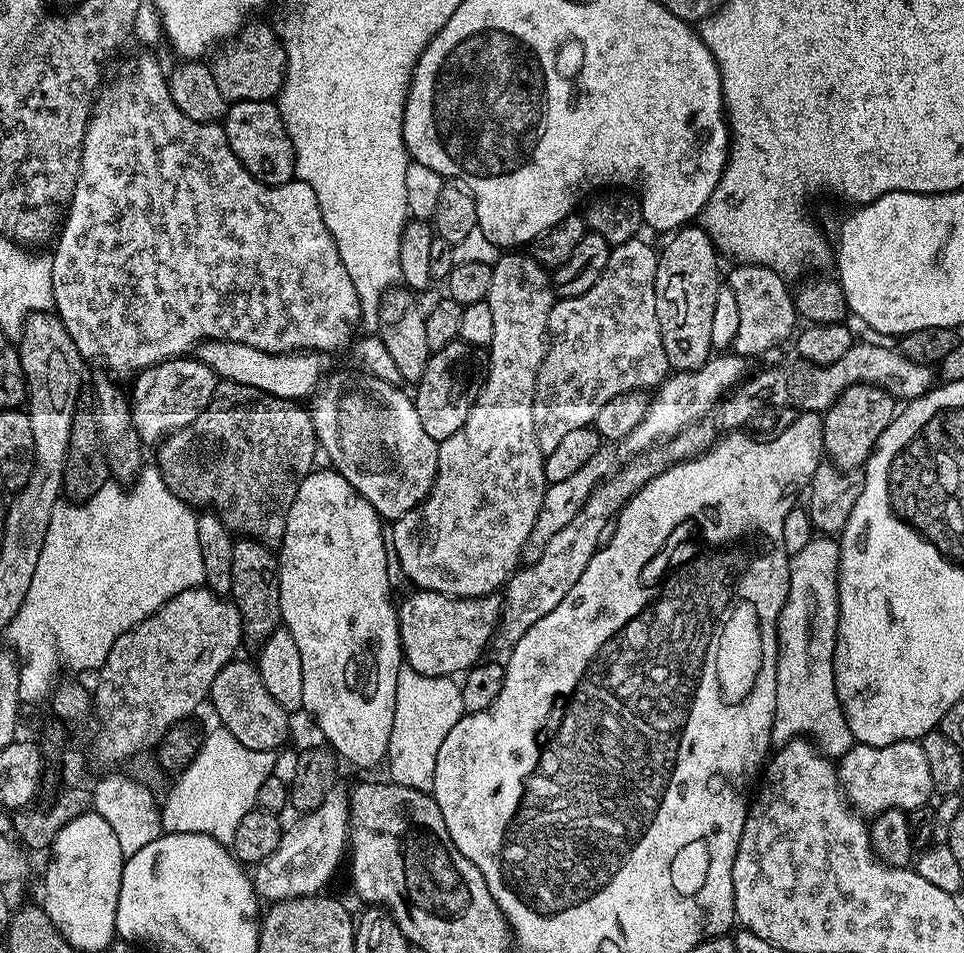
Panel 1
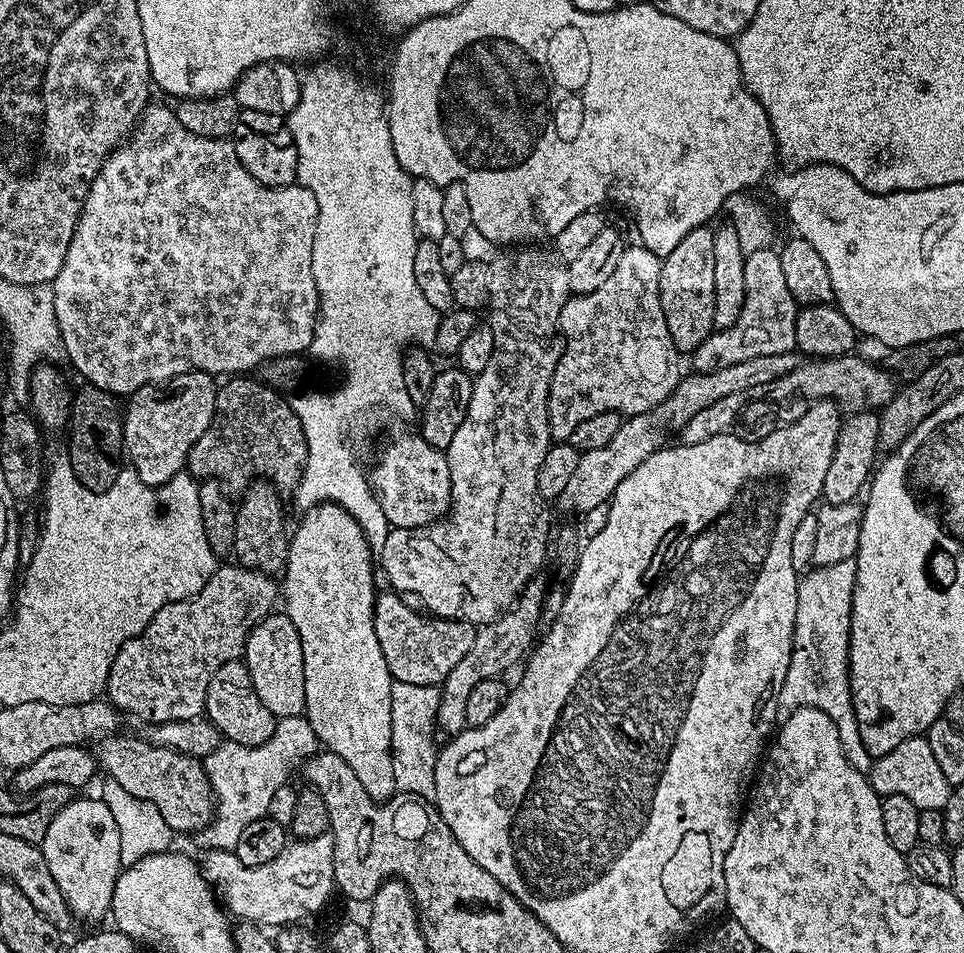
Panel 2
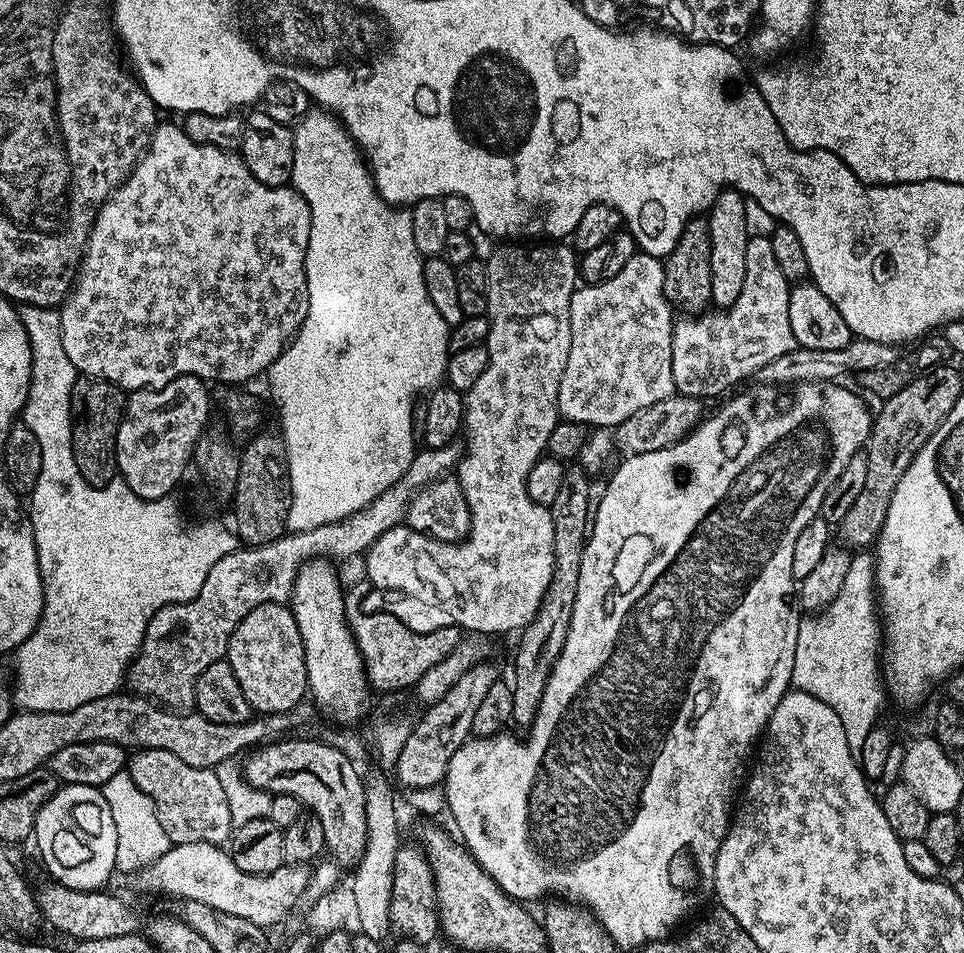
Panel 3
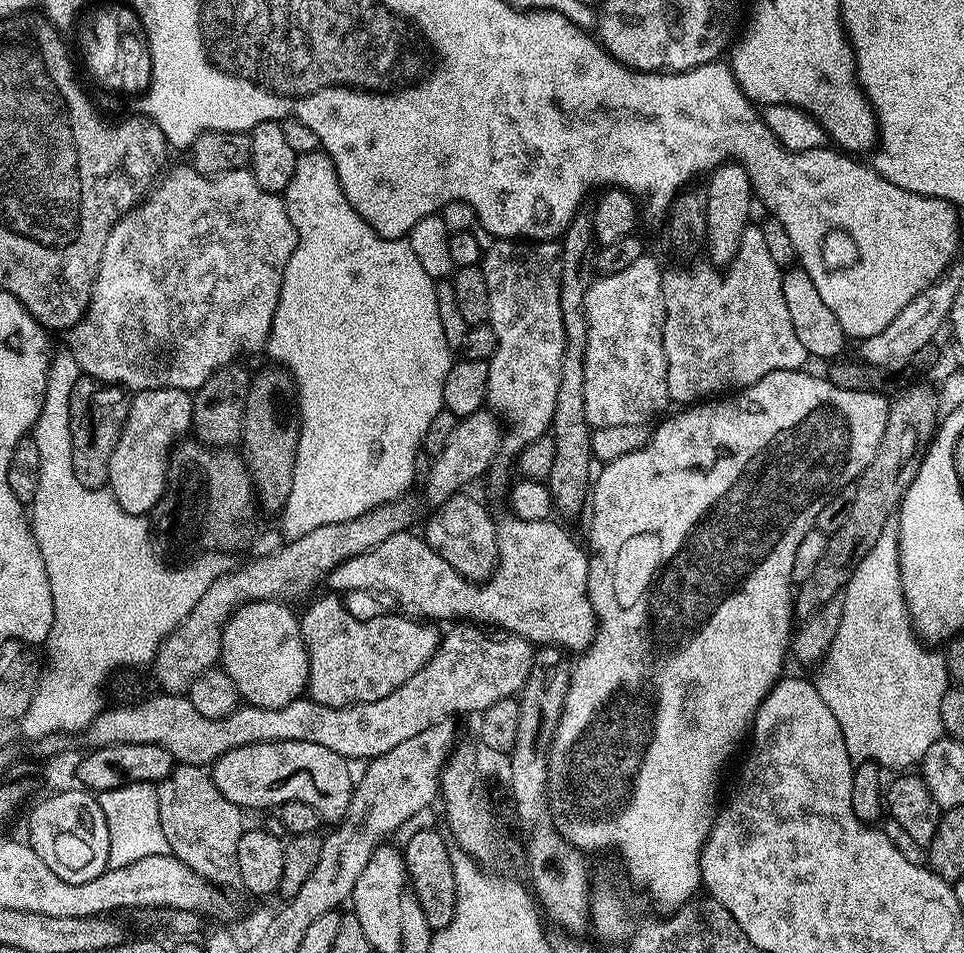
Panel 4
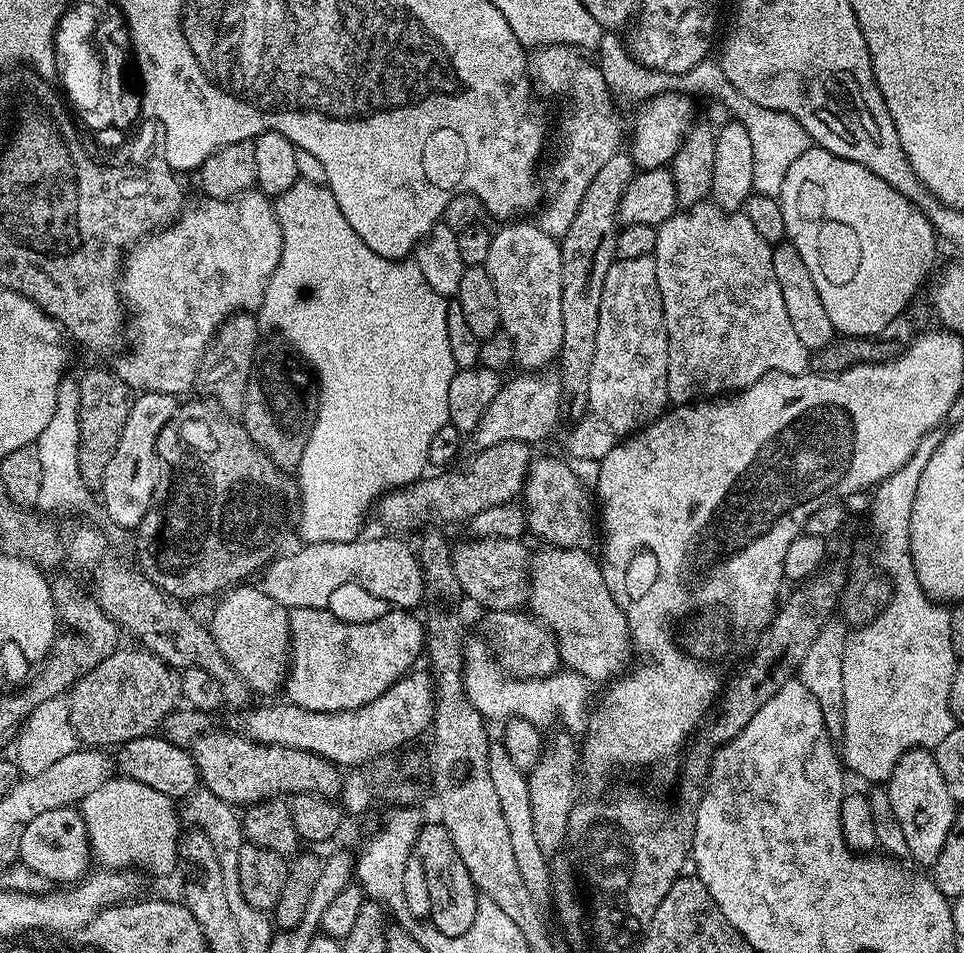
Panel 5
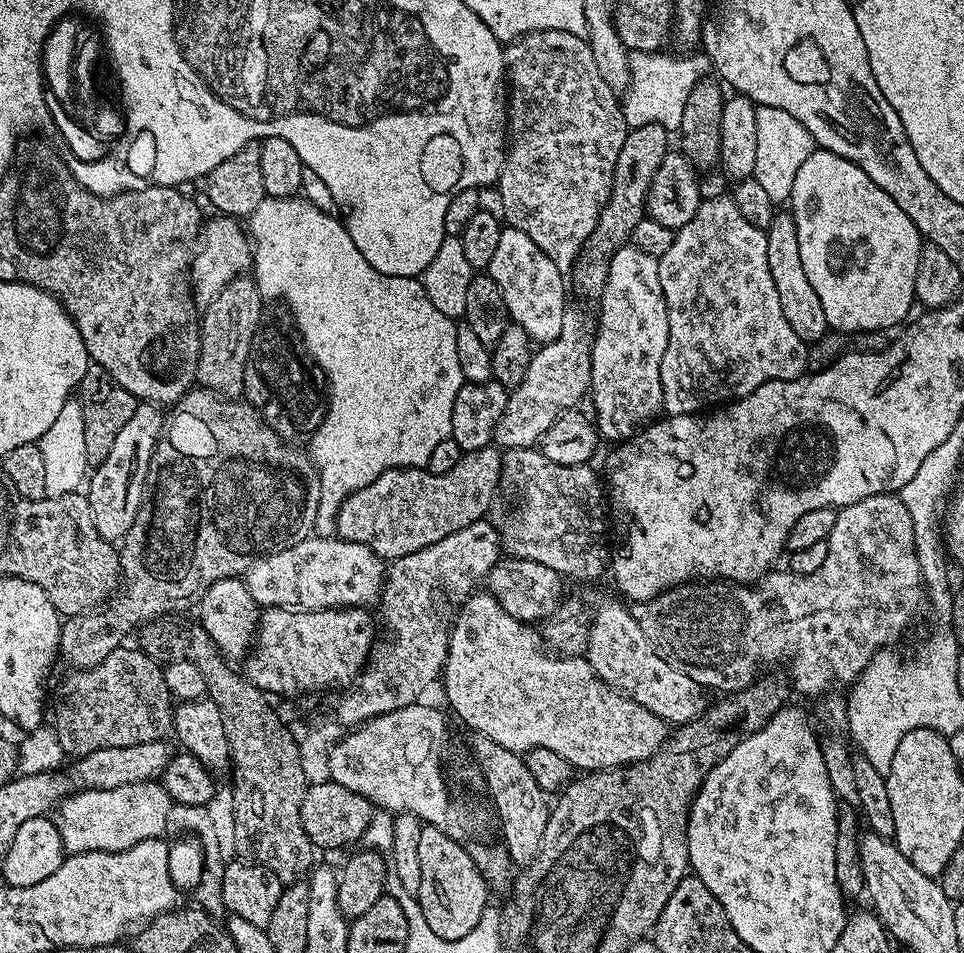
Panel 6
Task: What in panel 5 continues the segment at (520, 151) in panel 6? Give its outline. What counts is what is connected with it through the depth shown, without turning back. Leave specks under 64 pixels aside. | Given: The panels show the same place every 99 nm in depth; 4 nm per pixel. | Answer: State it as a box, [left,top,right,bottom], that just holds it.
[530,44,622,238]

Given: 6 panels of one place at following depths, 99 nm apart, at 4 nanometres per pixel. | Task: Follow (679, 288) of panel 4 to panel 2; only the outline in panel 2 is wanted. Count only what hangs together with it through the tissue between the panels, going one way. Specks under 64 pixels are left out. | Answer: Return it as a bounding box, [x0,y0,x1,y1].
[694,247,798,372]

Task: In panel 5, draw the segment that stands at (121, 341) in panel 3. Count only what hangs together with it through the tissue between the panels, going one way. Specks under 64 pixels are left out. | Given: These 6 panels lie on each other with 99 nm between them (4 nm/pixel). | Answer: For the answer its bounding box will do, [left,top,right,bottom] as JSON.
[114,190,282,397]

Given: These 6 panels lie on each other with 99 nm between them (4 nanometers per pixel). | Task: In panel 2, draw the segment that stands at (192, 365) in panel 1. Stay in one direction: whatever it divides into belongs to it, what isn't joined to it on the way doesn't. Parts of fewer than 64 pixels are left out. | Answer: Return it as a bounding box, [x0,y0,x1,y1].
[122,372,217,487]

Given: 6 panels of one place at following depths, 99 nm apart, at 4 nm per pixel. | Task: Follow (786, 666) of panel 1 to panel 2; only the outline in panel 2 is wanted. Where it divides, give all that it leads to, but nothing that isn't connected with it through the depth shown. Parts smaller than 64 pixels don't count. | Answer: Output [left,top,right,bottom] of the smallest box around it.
[778,559,866,769]

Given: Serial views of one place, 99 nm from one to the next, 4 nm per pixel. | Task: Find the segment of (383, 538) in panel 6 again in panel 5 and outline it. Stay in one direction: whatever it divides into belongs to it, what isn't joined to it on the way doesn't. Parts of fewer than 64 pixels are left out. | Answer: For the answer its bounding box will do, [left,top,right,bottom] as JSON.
[374,440,534,534]

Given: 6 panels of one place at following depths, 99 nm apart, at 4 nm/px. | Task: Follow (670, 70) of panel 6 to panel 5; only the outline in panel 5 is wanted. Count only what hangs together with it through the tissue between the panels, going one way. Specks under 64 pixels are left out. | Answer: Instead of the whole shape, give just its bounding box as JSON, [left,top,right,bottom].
[596,30,770,118]

